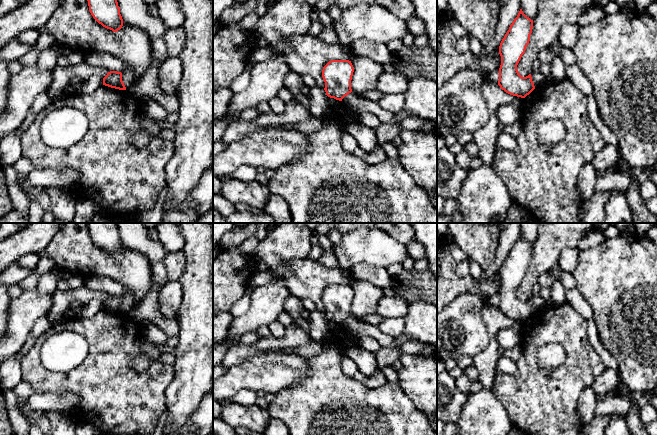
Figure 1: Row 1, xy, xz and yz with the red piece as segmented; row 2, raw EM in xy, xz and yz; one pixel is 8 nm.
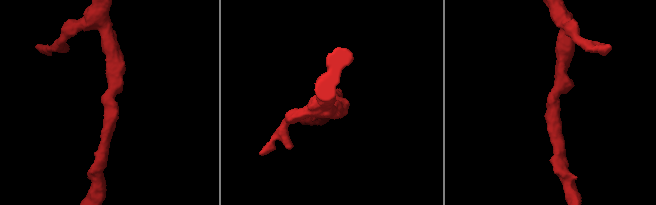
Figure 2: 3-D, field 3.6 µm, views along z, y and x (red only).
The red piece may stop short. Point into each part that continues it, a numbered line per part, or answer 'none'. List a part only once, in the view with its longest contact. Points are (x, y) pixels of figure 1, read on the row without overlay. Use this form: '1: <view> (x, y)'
none

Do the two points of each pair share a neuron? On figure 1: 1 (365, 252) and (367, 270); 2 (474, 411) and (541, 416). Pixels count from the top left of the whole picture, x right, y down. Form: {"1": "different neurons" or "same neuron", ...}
{"1": "different neurons", "2": "different neurons"}

